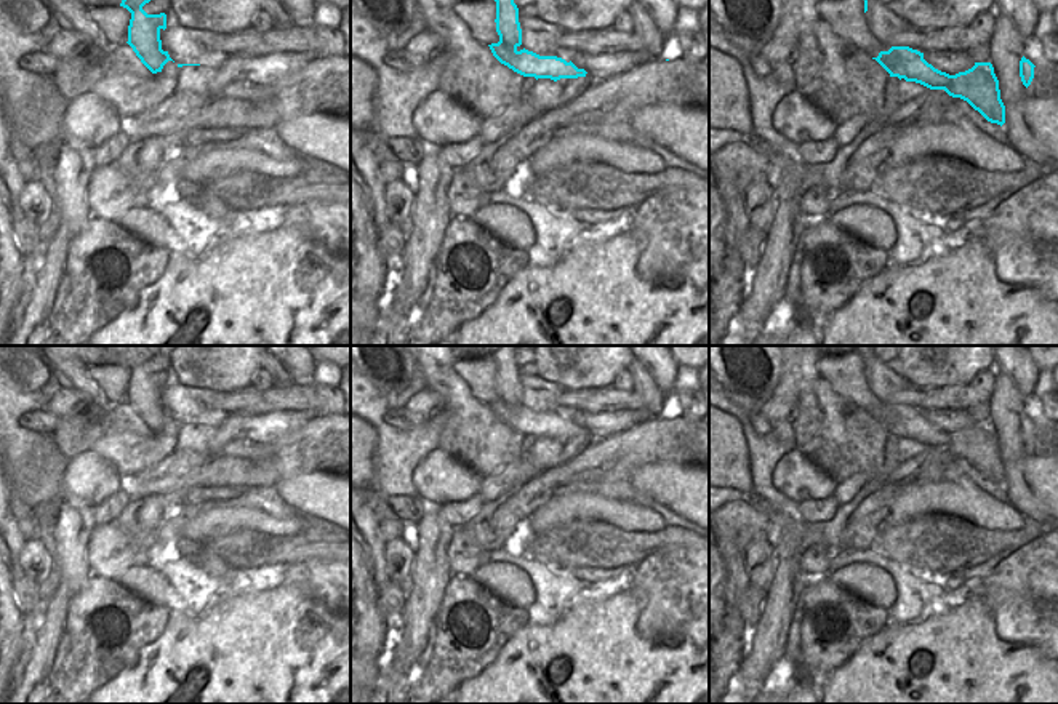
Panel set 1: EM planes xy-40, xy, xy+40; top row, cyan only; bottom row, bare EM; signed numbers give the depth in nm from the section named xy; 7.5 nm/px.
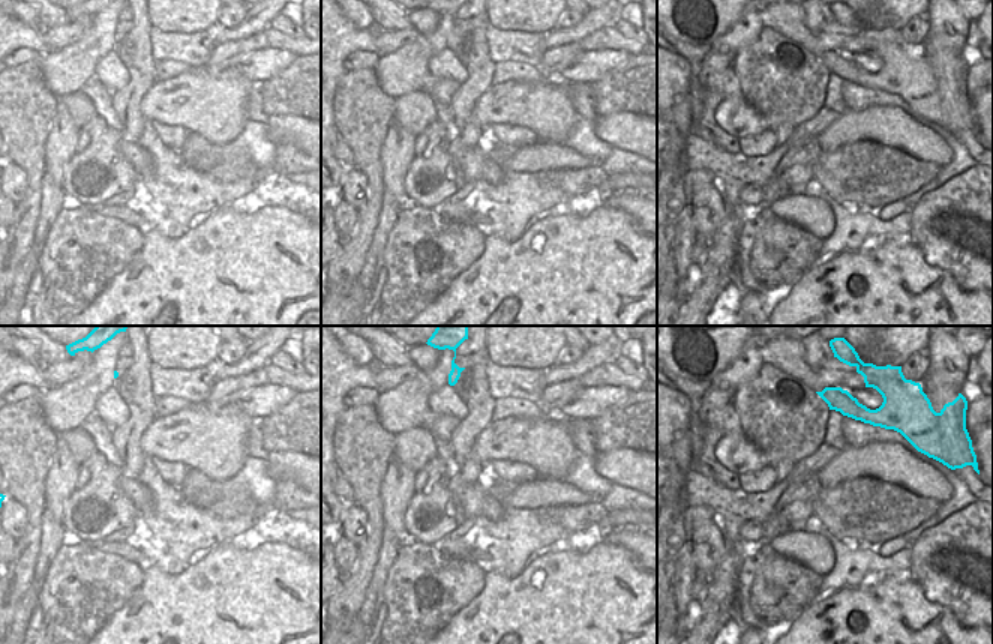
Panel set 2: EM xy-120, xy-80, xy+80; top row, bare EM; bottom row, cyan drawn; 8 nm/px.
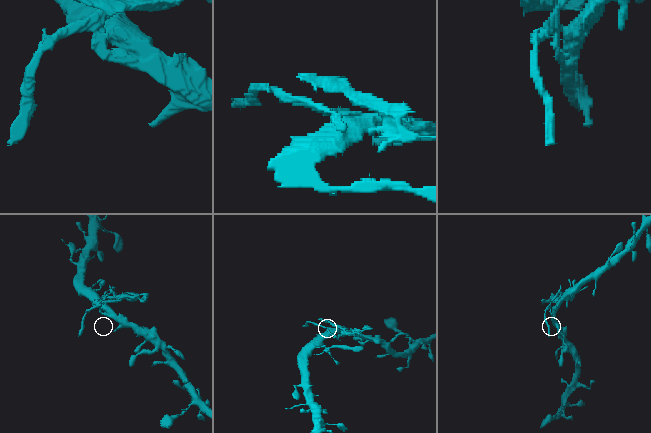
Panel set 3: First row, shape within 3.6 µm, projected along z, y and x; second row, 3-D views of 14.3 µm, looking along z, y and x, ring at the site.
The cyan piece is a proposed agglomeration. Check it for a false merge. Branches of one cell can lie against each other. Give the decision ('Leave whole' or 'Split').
Split.

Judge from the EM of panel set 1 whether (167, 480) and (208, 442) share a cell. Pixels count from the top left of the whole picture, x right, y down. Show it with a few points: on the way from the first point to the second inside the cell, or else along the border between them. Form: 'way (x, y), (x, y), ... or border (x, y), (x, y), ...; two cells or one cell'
border (176, 448), (218, 455); two cells

